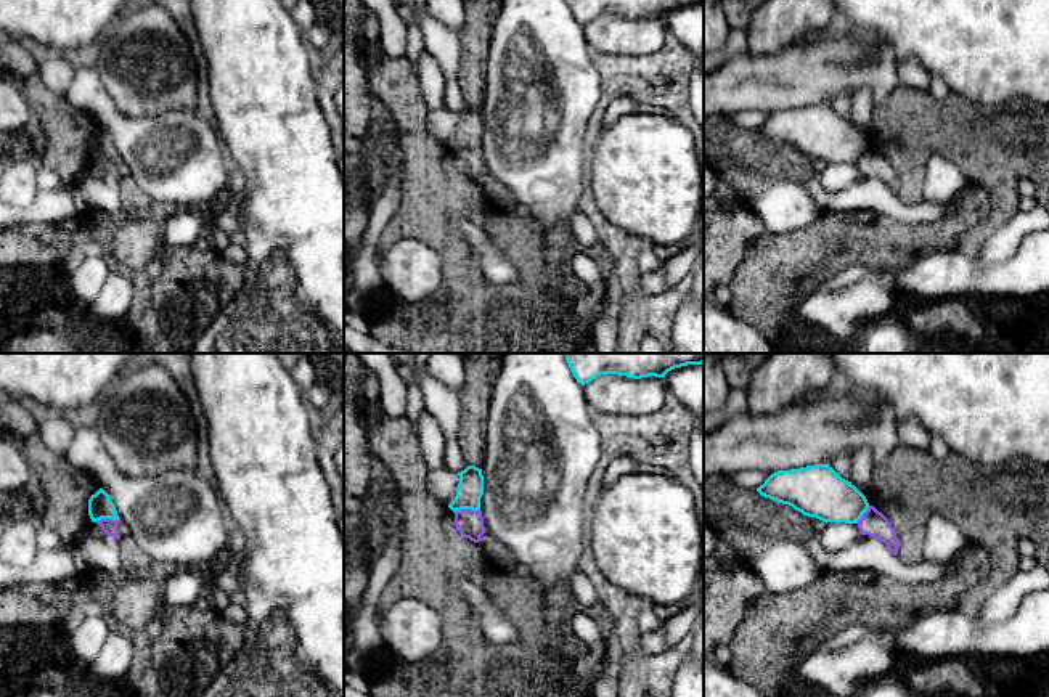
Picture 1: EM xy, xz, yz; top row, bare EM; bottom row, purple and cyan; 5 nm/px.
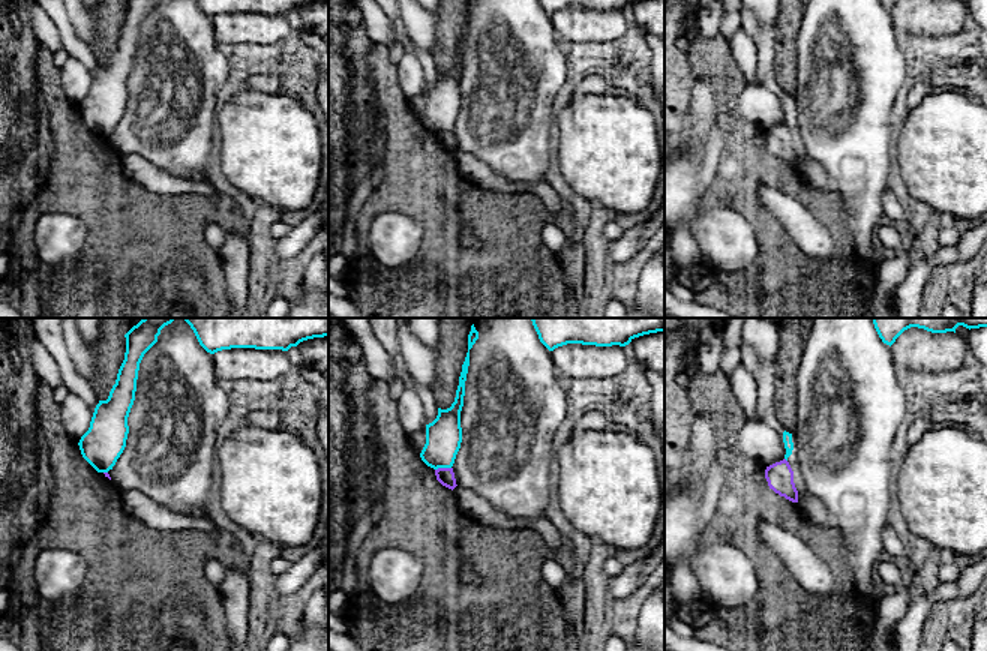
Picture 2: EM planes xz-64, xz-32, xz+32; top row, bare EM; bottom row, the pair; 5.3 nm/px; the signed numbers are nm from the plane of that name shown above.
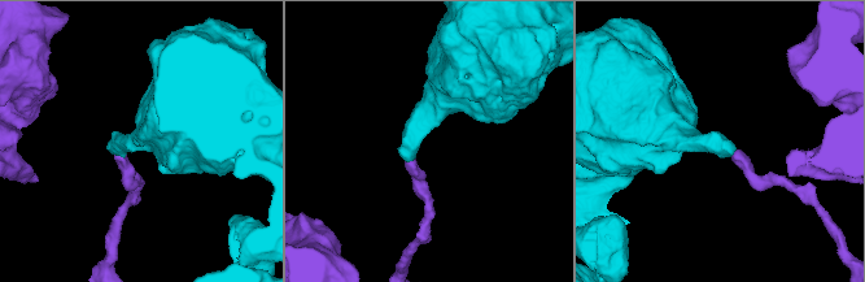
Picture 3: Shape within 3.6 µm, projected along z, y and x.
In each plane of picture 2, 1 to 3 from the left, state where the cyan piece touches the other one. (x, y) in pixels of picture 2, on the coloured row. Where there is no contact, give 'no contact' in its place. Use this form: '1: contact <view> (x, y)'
1: contact xz-64 (105, 473)
2: contact xz-32 (443, 468)
3: no contact

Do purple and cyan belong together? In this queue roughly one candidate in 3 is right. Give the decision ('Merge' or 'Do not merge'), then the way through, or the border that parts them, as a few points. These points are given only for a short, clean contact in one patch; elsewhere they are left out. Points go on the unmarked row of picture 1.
Do not merge. Boundary: xz (477, 150), (458, 150), (455, 153)

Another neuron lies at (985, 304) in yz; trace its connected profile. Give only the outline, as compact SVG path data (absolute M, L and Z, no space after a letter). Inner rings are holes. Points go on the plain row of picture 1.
M980 294L969 296L969 300L970 304L975 305L975 308L980 313L994 313L998 312L998 307L1001 304L1001 300L993 296L980 296Z

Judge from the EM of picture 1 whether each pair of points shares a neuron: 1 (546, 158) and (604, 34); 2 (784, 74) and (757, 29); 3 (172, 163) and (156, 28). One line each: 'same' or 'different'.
1: different
2: different
3: different

